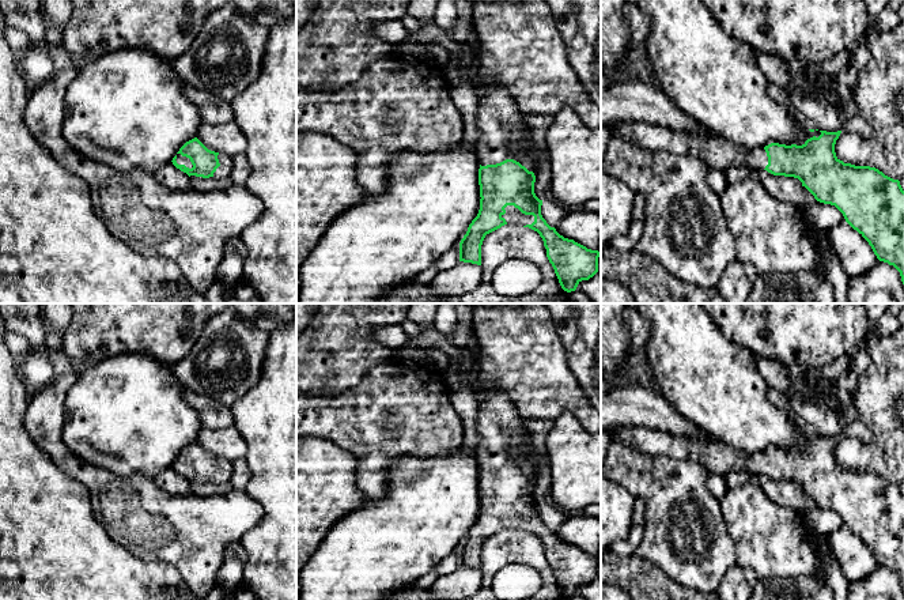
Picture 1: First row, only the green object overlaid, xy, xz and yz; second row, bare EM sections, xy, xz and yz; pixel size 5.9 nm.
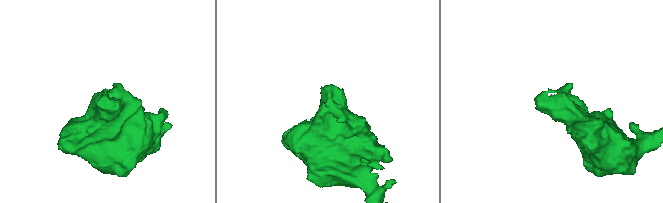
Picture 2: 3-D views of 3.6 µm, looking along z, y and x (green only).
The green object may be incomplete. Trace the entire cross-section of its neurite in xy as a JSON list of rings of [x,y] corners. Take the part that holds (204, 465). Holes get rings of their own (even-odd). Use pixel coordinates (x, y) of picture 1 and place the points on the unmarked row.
[[[197,442],[186,446],[171,467],[189,482],[203,483],[226,483],[232,472],[230,461],[208,454]]]

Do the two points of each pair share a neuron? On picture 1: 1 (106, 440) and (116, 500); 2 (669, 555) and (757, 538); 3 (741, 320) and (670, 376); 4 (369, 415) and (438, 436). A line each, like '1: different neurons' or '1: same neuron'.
1: different neurons
2: different neurons
3: different neurons
4: same neuron

